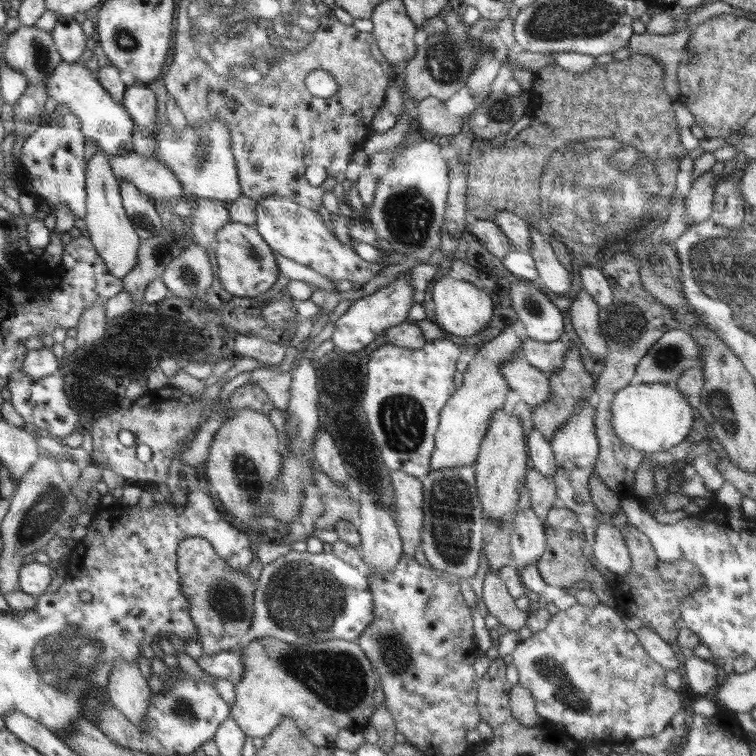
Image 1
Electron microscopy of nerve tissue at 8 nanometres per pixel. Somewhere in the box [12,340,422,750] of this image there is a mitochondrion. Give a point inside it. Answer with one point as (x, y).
(71, 661)

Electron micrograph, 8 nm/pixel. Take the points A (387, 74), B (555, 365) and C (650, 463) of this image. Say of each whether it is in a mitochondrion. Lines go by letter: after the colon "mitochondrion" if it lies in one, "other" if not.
A: other
B: other
C: other

